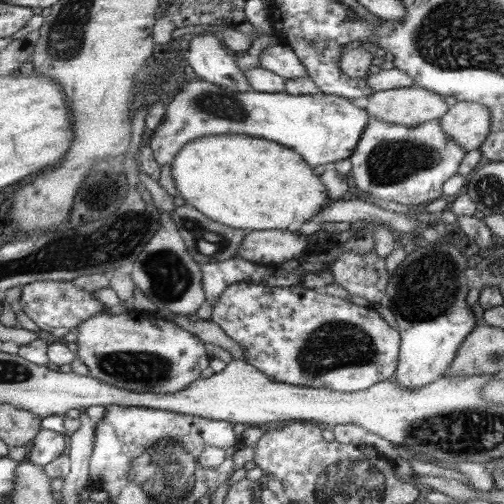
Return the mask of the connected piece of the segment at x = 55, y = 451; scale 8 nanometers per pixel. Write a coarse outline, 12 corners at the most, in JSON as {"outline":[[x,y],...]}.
{"outline":[[40,429],[27,461],[38,466],[64,455],[66,435]]}

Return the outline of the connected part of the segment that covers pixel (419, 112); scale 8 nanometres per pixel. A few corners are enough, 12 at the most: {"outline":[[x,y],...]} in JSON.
{"outline":[[416,86],[368,98],[371,118],[402,126],[439,120],[451,108]]}

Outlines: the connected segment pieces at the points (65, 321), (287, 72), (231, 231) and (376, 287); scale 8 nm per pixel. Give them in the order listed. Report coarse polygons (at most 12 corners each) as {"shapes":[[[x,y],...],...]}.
{"shapes":[[[72,281],[22,286],[16,309],[61,340],[106,307]],[[282,41],[259,55],[262,68],[285,79],[307,76],[302,59]],[[175,206],[171,219],[199,265],[238,257],[245,230]],[[376,250],[342,252],[326,268],[336,284],[371,305],[390,274]]]}

